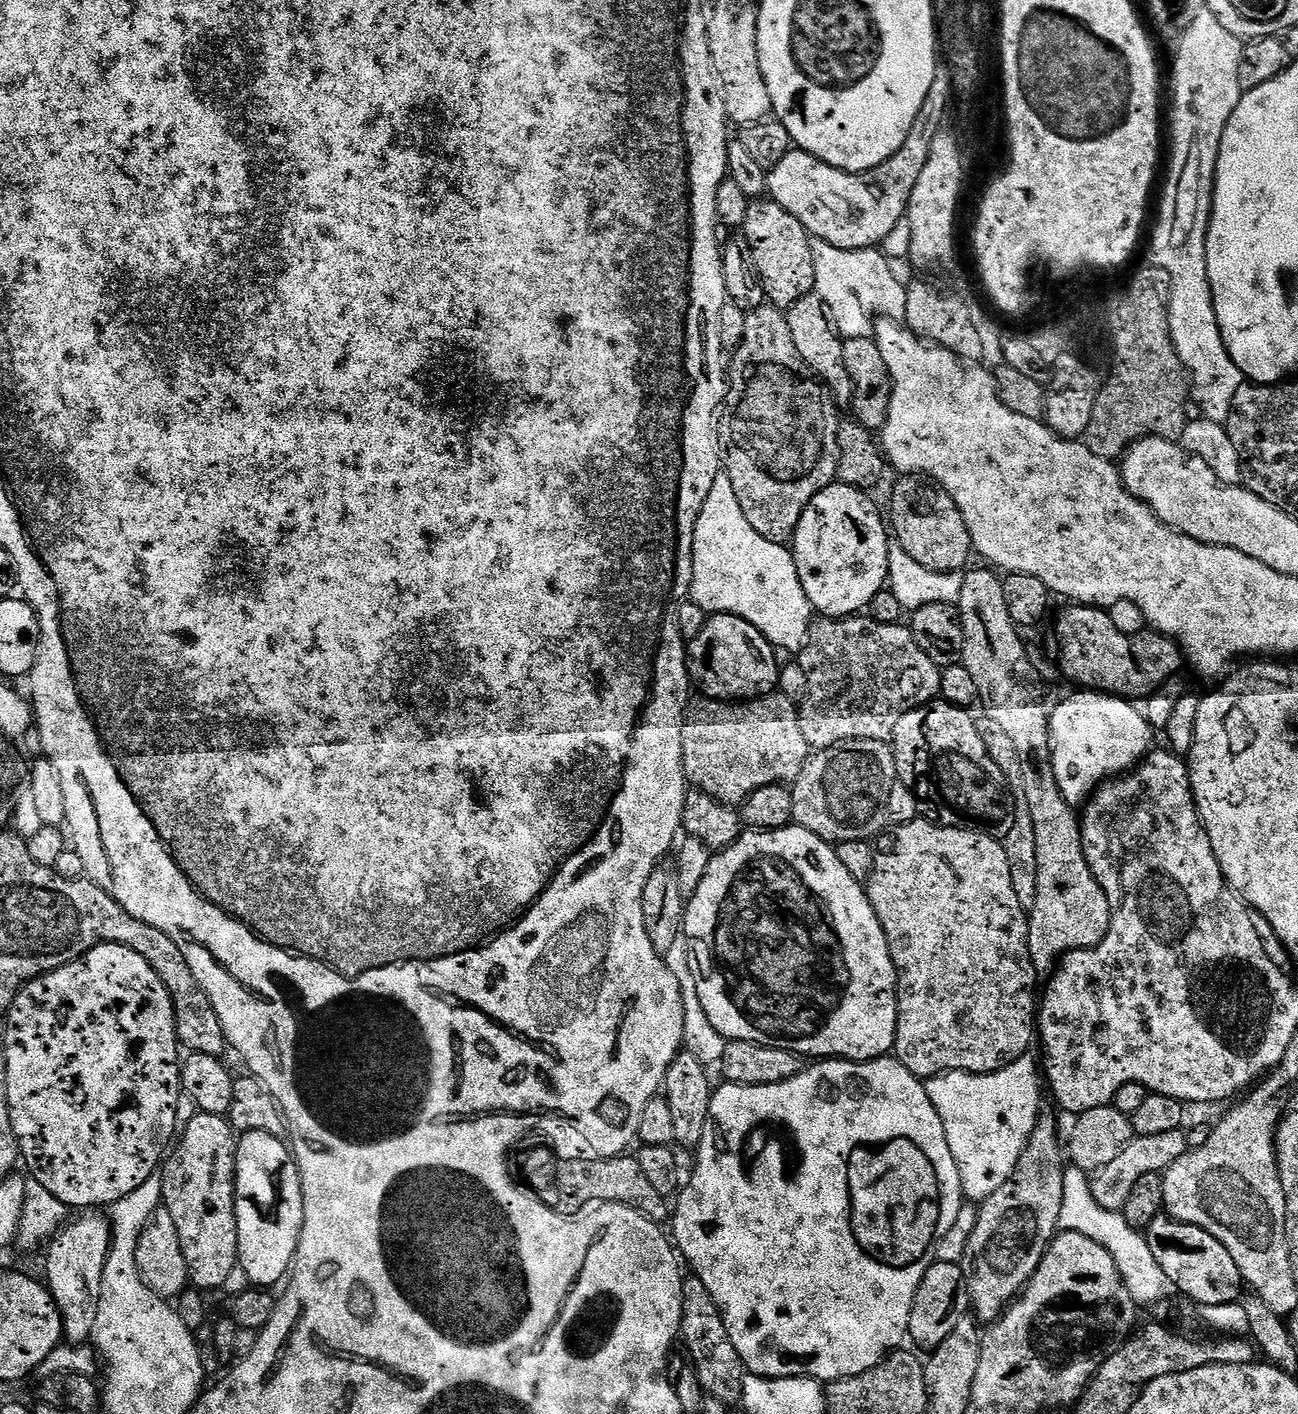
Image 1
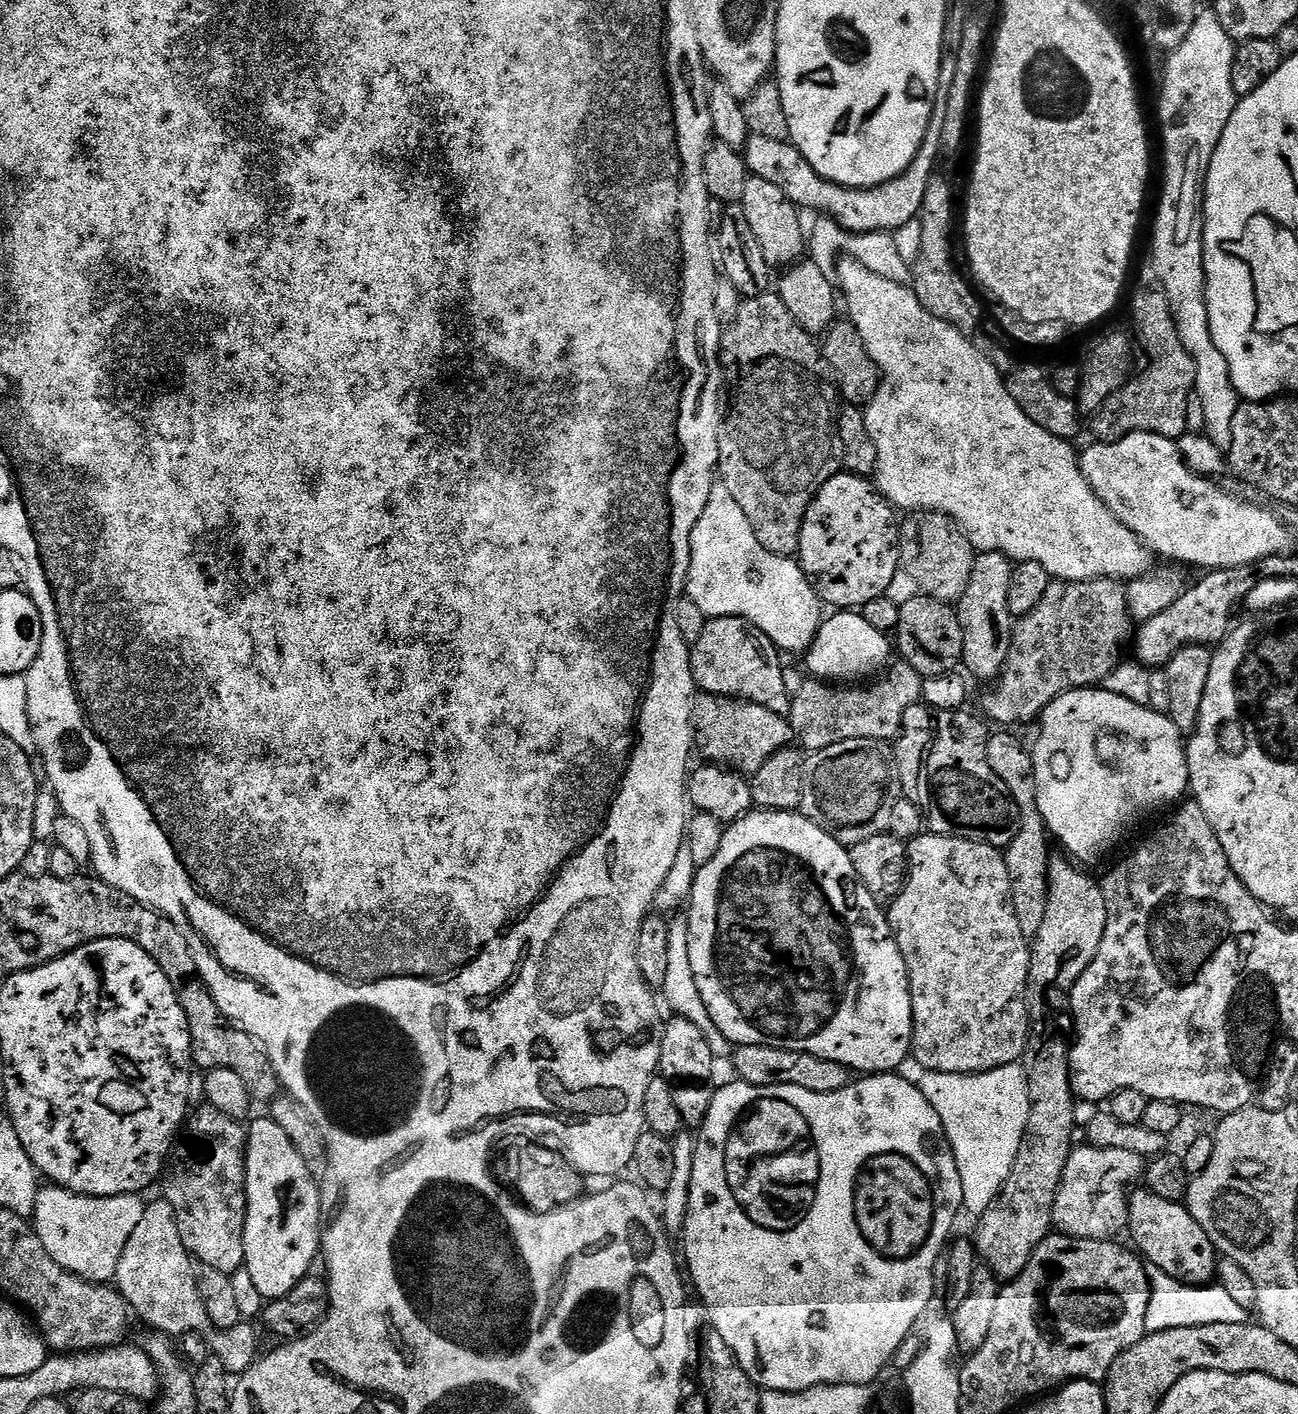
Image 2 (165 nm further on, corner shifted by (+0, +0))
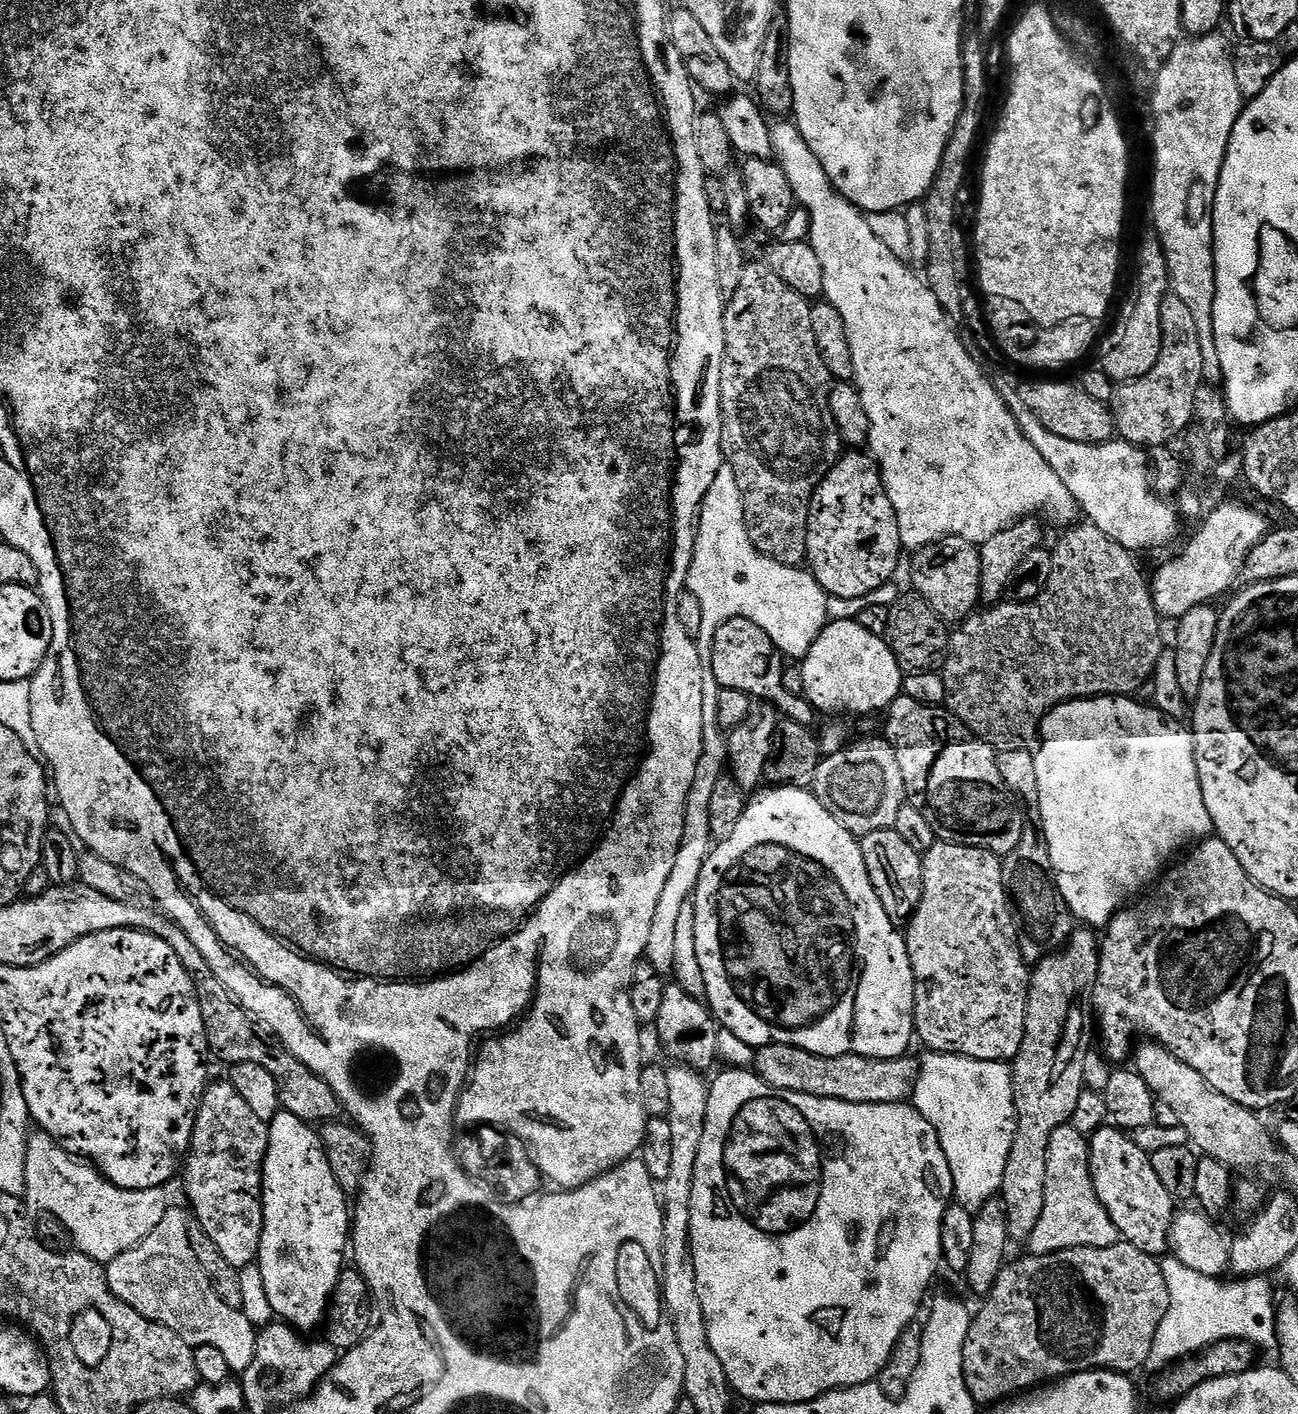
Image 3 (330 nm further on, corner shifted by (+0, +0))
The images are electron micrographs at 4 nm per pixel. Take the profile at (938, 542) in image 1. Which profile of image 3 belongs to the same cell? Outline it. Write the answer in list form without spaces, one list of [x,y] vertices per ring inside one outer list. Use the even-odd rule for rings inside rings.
[[[943,536],[938,542],[927,544],[913,555],[916,556],[912,560],[915,595],[925,600],[949,625],[956,626],[967,620],[981,603],[979,554],[977,545],[957,536]]]

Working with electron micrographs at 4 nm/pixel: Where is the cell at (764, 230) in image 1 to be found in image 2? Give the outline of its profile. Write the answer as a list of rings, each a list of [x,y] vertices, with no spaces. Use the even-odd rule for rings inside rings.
[[[749,175],[746,190],[742,190],[742,198],[738,203],[744,208],[744,221],[748,223],[749,230],[754,234],[758,246],[762,246],[769,269],[783,270],[805,255],[806,228],[800,225],[801,209],[792,204],[790,198],[786,198],[786,194],[774,186],[774,182]]]

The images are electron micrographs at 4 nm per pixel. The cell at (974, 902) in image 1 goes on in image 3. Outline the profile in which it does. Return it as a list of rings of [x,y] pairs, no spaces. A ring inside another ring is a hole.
[[[937,842],[930,851],[923,853],[922,859],[922,902],[906,924],[908,953],[916,979],[915,1035],[929,1052],[945,1052],[975,1060],[1015,1061],[1024,1041],[1030,968],[1024,962],[1016,937],[1014,909],[1004,889],[1001,857],[981,848]]]

